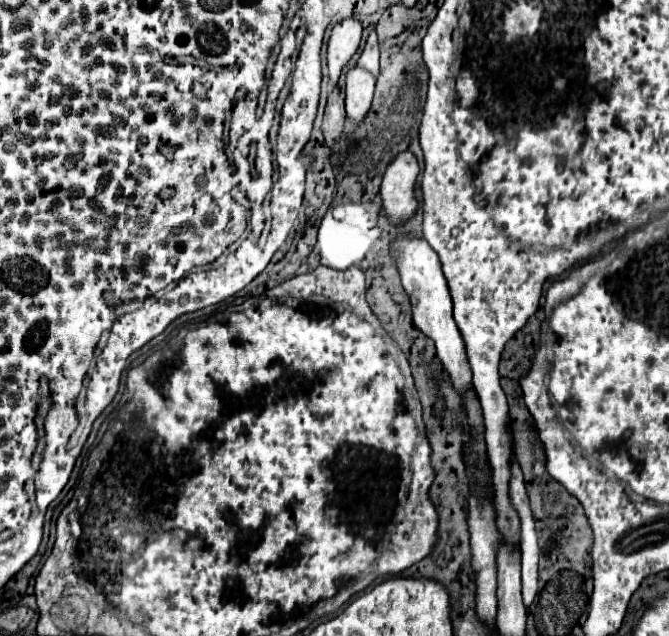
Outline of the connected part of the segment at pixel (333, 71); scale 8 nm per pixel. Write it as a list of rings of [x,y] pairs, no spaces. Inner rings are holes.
[[[356,17],[342,19],[332,27],[328,41],[328,69],[330,79],[334,83],[338,81],[344,63],[348,63],[350,57],[358,51],[360,39],[362,39],[362,23]]]

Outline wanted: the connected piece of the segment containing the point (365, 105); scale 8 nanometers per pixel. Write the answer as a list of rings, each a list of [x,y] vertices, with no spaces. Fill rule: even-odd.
[[[358,65],[346,73],[346,113],[356,125],[360,125],[370,111],[374,85],[376,77]]]

